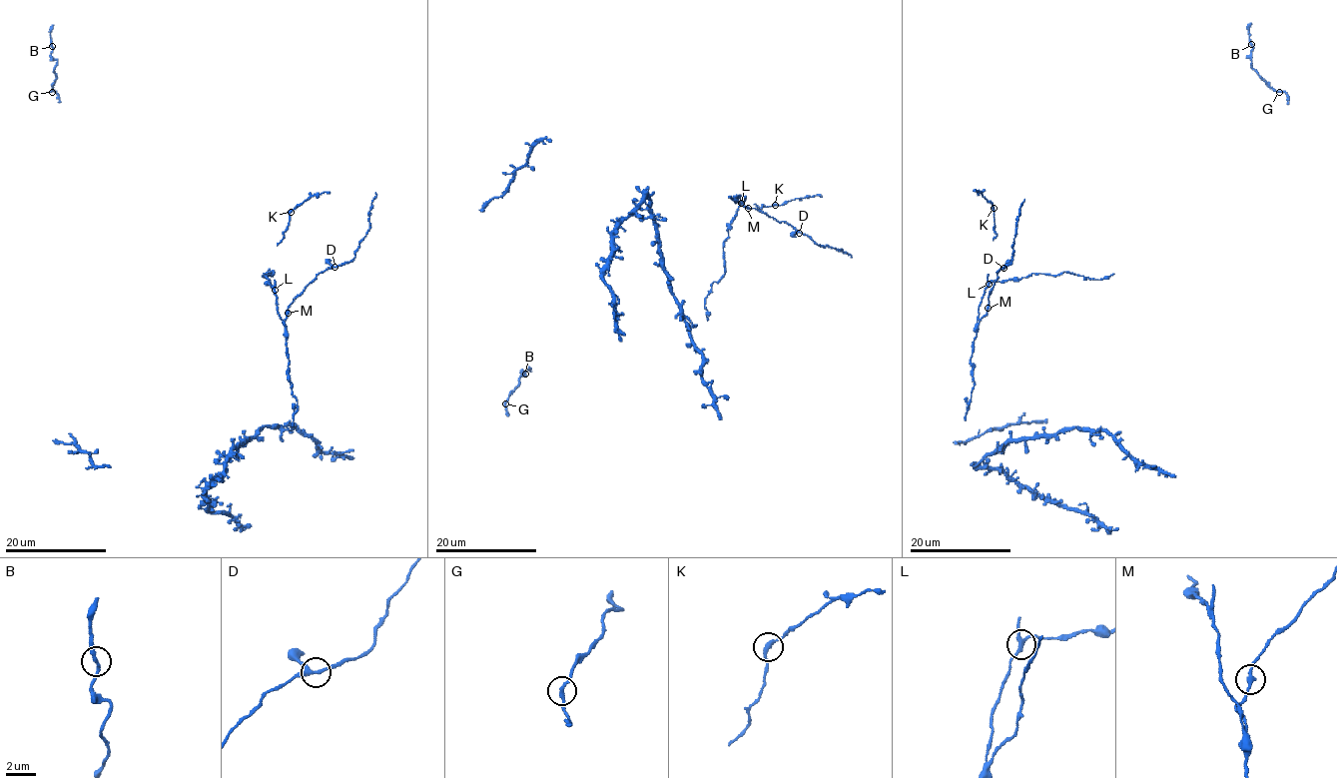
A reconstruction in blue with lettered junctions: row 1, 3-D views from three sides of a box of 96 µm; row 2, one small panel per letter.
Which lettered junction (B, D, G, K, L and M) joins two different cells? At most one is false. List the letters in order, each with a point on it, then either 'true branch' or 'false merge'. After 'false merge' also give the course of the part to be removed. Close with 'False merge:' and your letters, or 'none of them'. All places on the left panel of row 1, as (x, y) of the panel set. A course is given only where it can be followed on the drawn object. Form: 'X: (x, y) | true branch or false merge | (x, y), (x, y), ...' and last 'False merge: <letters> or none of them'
B: (52, 46) | true branch
D: (334, 267) | true branch
G: (52, 92) | true branch
K: (291, 212) | true branch
L: (275, 290) | false merge | (275, 290), (266, 276), (272, 275), (273, 271), (263, 277), (269, 269)
M: (288, 313) | true branch
False merge: L

